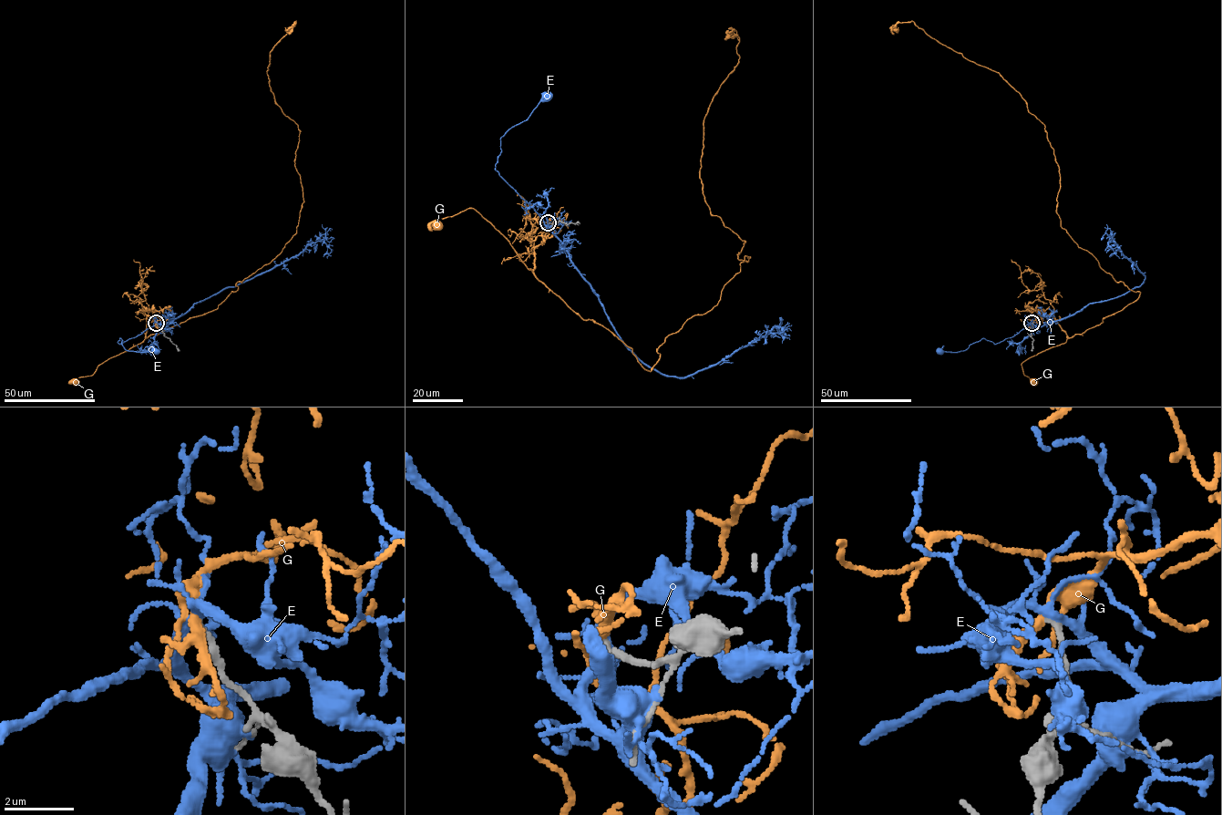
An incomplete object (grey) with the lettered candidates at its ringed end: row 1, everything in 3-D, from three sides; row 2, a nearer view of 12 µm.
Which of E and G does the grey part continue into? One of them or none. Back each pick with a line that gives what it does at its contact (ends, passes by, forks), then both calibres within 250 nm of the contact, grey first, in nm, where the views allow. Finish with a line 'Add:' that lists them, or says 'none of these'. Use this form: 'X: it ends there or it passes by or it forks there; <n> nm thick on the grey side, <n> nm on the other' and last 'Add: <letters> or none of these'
Add: none of these

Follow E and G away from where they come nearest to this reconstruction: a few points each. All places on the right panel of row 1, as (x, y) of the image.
E: (1032, 323), (1033, 325), (995, 344), (982, 338), (965, 350), (939, 350)
G: (1031, 323), (1052, 314), (1067, 339), (1021, 364), (1023, 374), (1033, 382)

